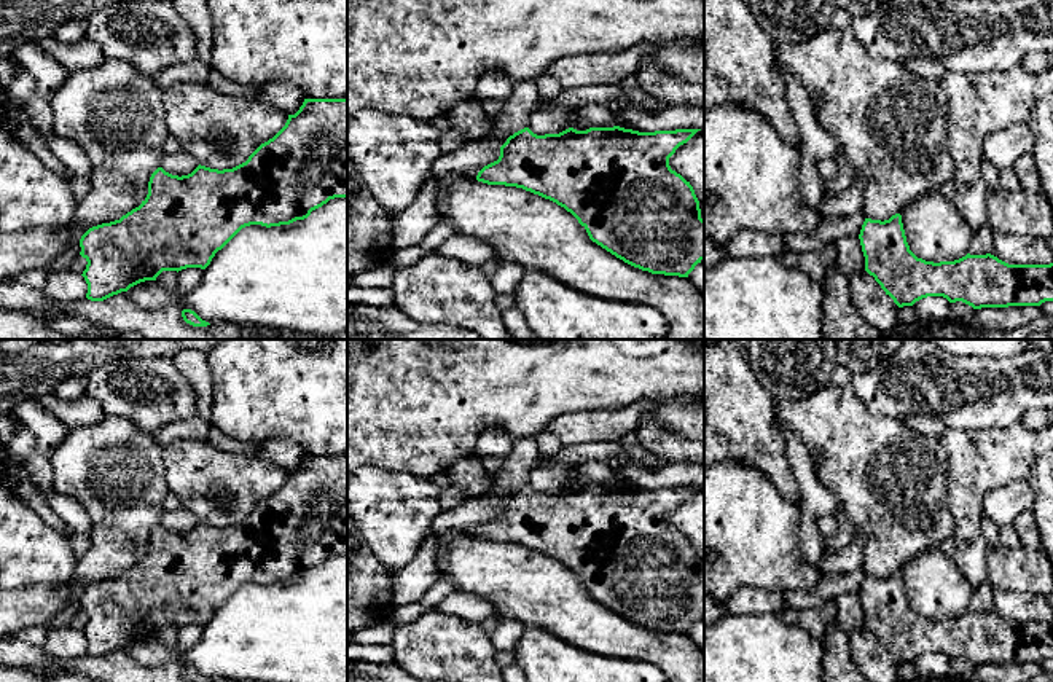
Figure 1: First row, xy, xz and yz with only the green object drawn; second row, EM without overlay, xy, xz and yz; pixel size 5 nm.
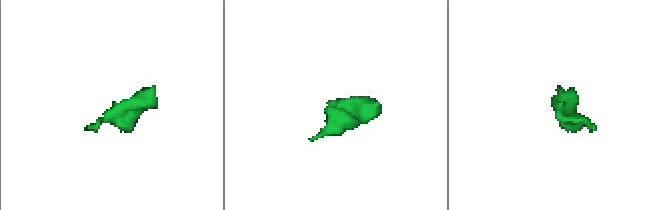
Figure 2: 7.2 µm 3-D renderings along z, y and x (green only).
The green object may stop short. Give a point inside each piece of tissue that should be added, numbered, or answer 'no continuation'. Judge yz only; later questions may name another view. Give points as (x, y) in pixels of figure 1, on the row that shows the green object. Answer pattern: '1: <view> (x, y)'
no continuation

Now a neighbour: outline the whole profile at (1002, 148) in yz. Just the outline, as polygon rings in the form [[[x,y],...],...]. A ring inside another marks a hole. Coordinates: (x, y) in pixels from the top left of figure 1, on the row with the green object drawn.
[[[1013,123],[1005,129],[989,134],[981,145],[984,161],[997,170],[1013,169],[1021,156],[1031,153],[1034,137],[1028,123]]]

